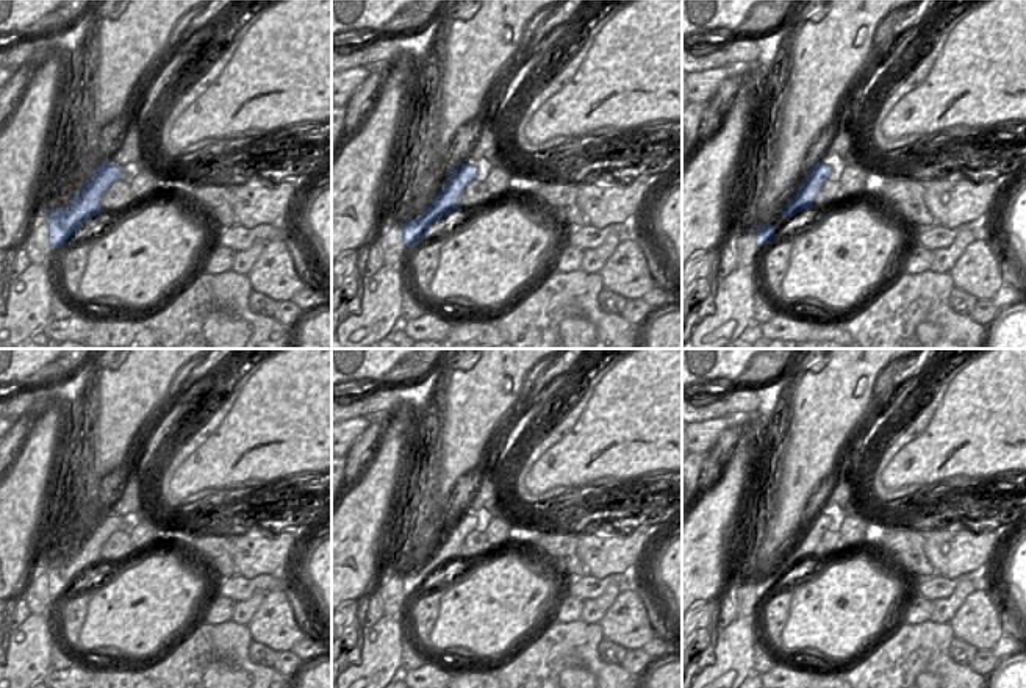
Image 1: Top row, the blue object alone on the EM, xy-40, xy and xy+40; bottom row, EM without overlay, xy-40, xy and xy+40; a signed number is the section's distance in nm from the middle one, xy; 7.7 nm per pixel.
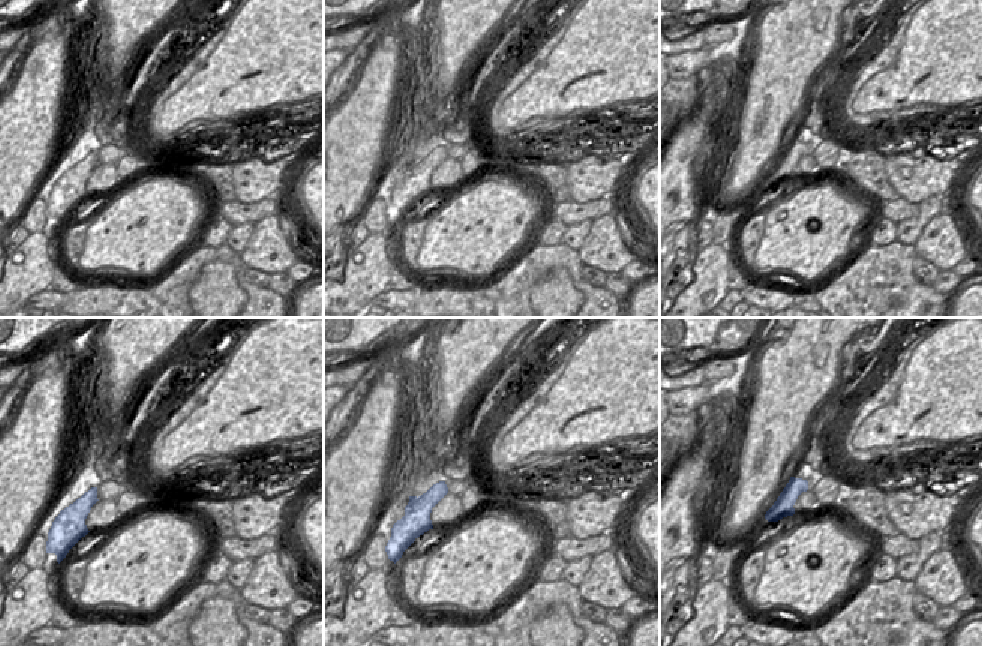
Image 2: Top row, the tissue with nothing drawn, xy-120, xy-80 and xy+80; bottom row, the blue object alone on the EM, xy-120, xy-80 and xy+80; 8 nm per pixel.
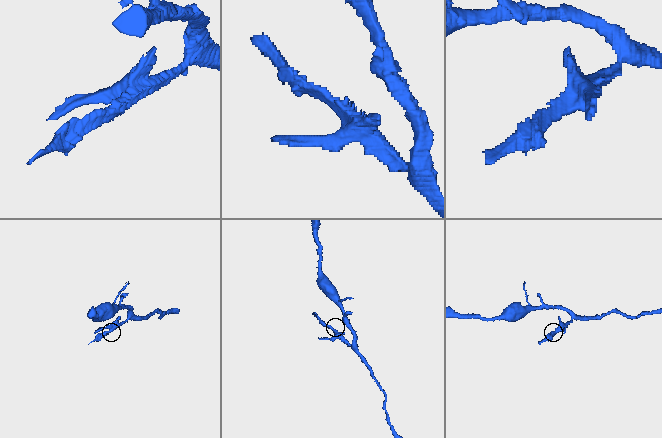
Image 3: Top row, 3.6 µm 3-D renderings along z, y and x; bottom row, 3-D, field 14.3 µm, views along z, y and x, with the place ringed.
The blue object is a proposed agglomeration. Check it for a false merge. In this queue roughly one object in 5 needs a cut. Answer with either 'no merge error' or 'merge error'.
no merge error

